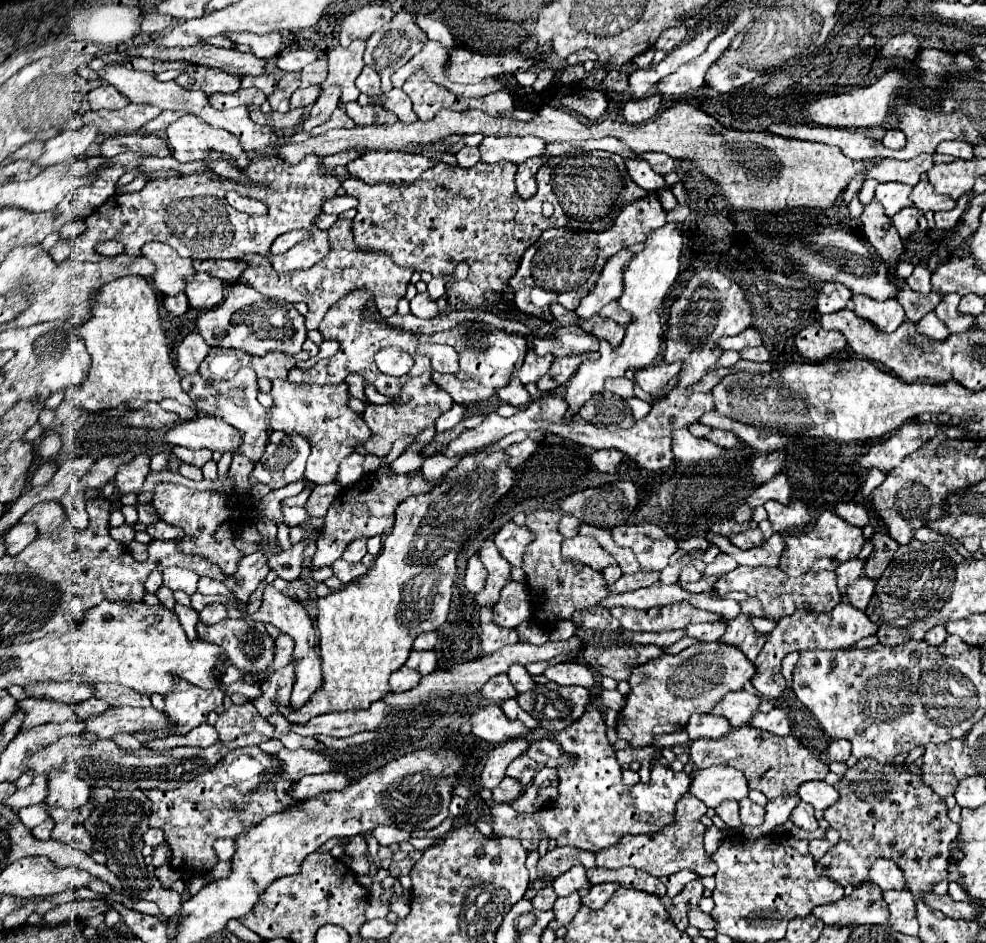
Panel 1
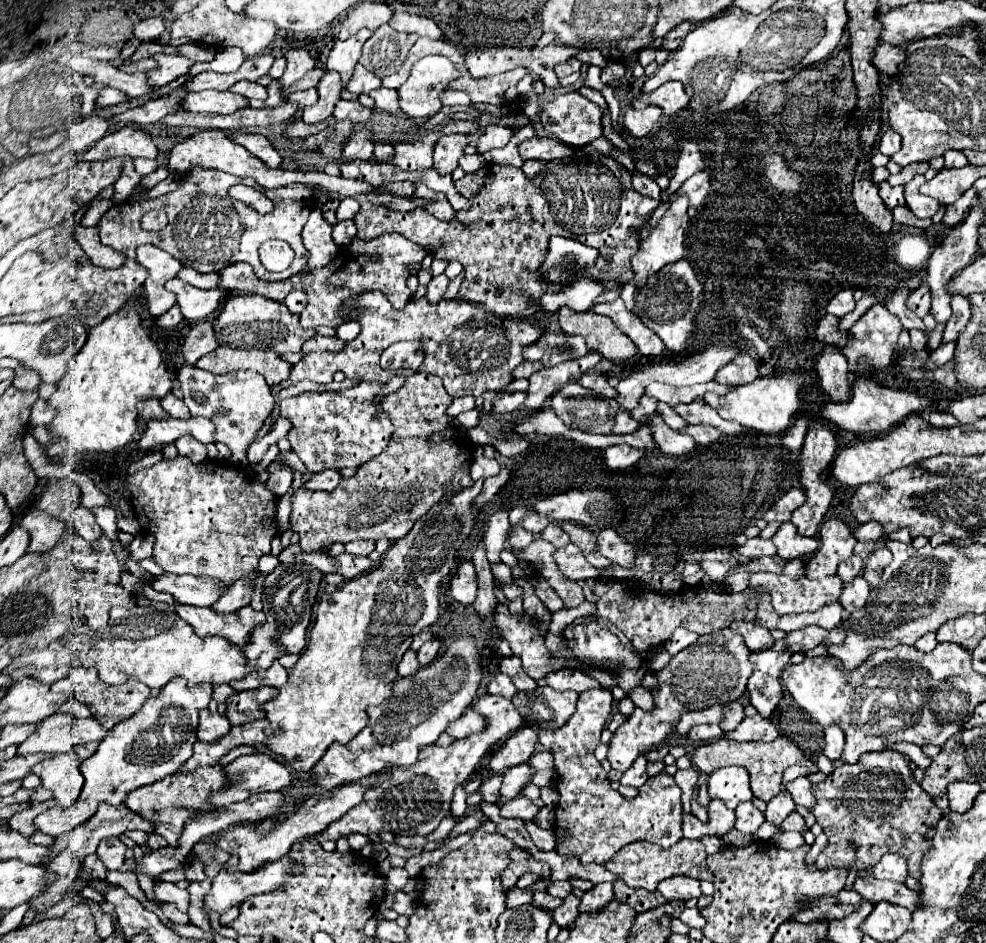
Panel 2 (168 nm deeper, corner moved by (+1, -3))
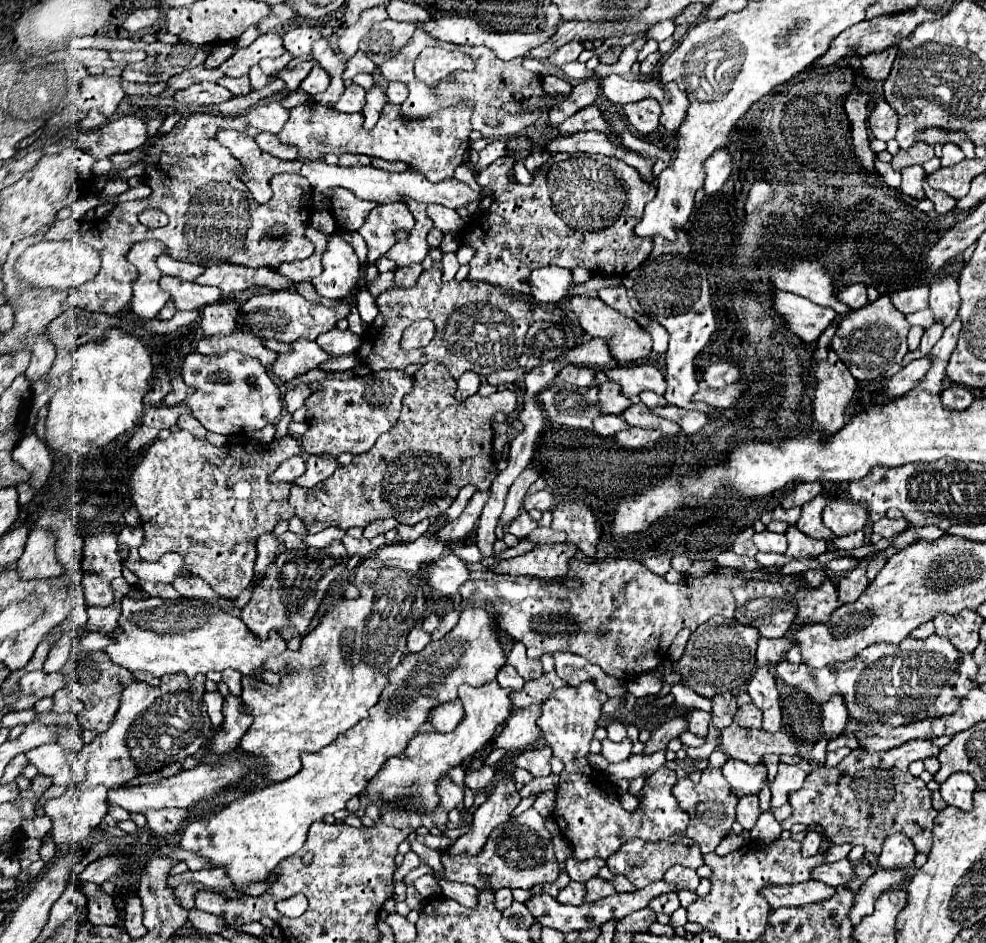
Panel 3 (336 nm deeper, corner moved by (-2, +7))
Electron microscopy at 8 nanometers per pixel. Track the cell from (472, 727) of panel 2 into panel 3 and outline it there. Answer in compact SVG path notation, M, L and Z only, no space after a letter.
M460 700L438 704L430 712L430 724L438 732L450 732L450 730L454 730L460 724L462 718L464 718L464 708L462 708Z

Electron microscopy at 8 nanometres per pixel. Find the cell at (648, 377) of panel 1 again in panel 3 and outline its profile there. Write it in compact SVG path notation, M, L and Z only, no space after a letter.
M604 382L598 386L598 406L602 414L620 414L630 408L632 402L618 392L618 384Z

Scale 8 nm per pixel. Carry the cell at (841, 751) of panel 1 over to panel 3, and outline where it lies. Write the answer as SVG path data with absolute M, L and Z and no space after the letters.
M832 696L826 704L822 704L822 724L824 724L824 732L834 732L840 734L842 728L848 722L848 708L842 700L842 696Z

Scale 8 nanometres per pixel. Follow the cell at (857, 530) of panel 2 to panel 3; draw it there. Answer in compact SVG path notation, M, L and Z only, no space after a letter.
M880 518L878 522L874 522L872 530L876 534L880 534L882 538L892 538L894 534L900 534L908 528L906 520L890 520L890 518Z

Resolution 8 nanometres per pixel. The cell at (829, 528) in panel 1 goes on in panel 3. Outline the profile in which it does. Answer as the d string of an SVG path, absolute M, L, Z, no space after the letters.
M830 500L822 510L822 520L824 526L830 528L836 536L862 530L868 520L866 504L852 504L850 500Z

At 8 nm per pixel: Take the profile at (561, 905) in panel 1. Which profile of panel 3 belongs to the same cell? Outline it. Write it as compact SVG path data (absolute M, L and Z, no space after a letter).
M570 882L566 888L560 890L560 894L556 896L558 902L562 904L582 904L586 896L586 888L580 882Z

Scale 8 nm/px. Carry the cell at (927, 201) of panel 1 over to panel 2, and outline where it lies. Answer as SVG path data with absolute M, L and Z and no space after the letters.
M915 176L909 184L905 184L905 200L917 218L931 218L939 210L939 202L919 192L919 186L923 182L925 176Z

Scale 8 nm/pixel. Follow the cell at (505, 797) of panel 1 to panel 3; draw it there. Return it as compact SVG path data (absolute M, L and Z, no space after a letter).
M482 766L474 772L466 772L466 778L464 778L464 784L468 788L472 788L474 792L482 792L484 788L488 788L494 780L494 768L492 766Z

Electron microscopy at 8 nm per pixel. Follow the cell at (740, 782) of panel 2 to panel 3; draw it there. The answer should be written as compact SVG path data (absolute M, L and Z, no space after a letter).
M728 760L722 766L722 772L738 798L746 794L758 794L762 790L762 784L768 780L768 768L764 764L750 766L742 760Z

